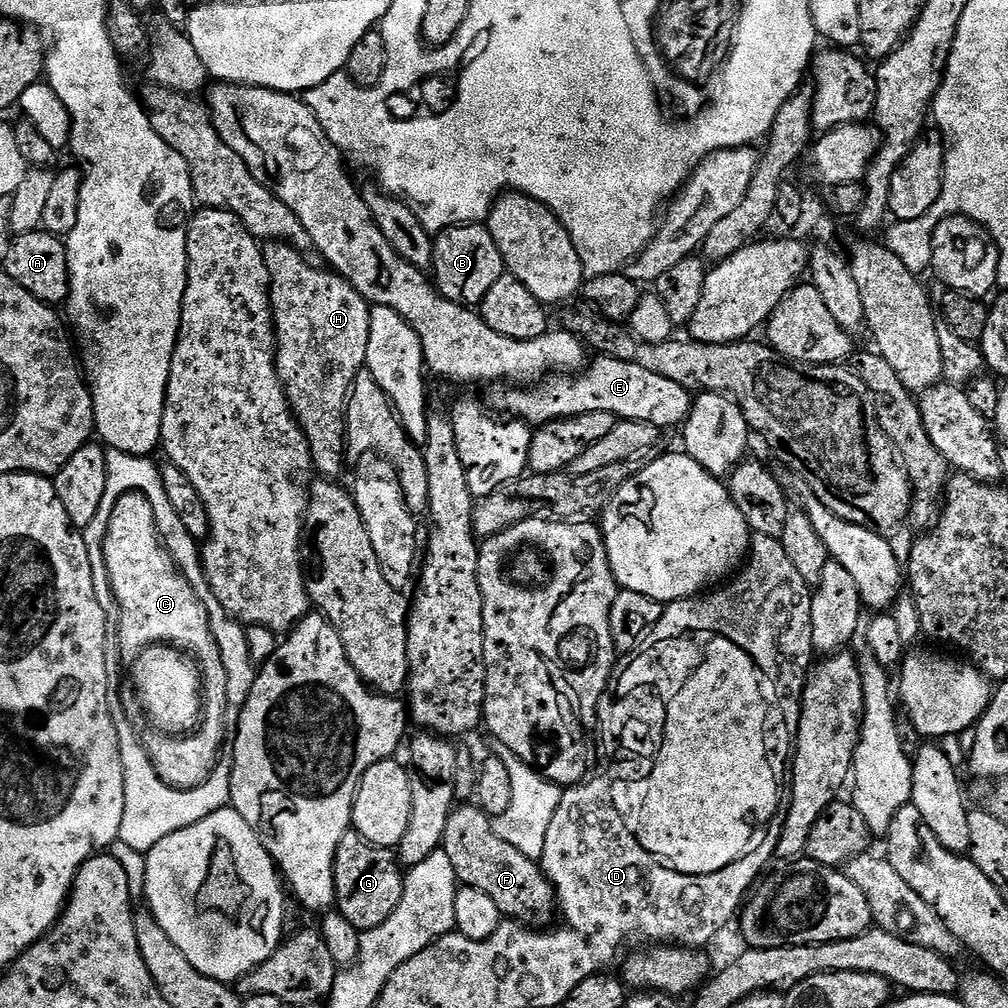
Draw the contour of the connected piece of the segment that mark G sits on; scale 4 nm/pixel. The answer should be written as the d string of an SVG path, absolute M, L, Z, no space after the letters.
M350 830L344 835L342 842L338 842L338 850L334 858L335 907L340 915L346 918L346 922L350 922L350 926L357 928L361 934L374 930L378 926L382 926L382 922L386 922L386 918L390 918L390 914L394 914L394 910L398 910L404 893L405 875L405 869L393 849L374 846L370 842L366 842L366 838L359 836L355 830Z

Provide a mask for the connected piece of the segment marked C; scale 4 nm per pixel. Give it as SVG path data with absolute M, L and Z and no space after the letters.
M127 492L125 496L119 496L111 505L108 514L108 529L106 530L106 538L104 539L104 557L106 558L106 570L110 574L110 582L112 583L112 592L116 596L116 604L120 608L120 650L125 657L135 658L144 651L150 644L171 644L173 648L179 648L189 653L193 660L200 666L200 677L204 679L204 710L202 713L202 723L195 732L183 738L169 738L163 734L152 734L149 740L143 741L145 750L148 751L150 762L154 766L154 770L162 777L171 788L177 788L183 792L189 792L191 788L202 786L202 782L206 782L210 778L210 774L216 768L216 764L220 761L222 749L220 743L224 740L224 728L226 729L226 721L228 719L228 703L226 702L226 666L222 663L222 654L218 654L218 642L214 642L214 634L210 630L210 622L206 614L206 606L202 606L202 602L198 598L198 594L194 594L194 590L190 586L190 582L181 574L180 569L173 562L168 549L164 547L164 541L160 538L160 531L156 528L156 519L154 518L154 506L150 506L150 502L141 492Z

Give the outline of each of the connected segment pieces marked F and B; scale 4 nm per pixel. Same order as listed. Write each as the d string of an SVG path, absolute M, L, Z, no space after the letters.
M464 802L453 808L450 822L446 822L446 834L442 851L454 865L454 874L463 887L482 890L498 906L501 917L511 918L525 926L548 926L552 920L552 911L558 908L556 889L548 880L548 873L540 867L537 861L526 858L522 850L510 846L510 842L502 842L498 834L492 830L493 817L487 816L479 806L472 802Z
M483 223L458 224L439 233L432 245L430 272L437 289L445 298L465 306L479 306L486 294L490 294L490 286L506 275L504 255Z

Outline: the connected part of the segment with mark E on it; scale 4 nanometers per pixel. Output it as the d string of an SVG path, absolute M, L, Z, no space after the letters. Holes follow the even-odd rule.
M597 355L596 361L589 363L579 374L552 374L535 386L509 386L504 382L491 385L486 404L493 413L507 414L523 420L529 426L549 424L567 416L586 414L594 410L613 412L620 420L650 422L662 430L683 425L692 410L693 393L687 392L678 382L662 378L634 366L634 362L622 362L618 358ZM496 411L496 412L495 412ZM508 412L508 413L500 413Z

